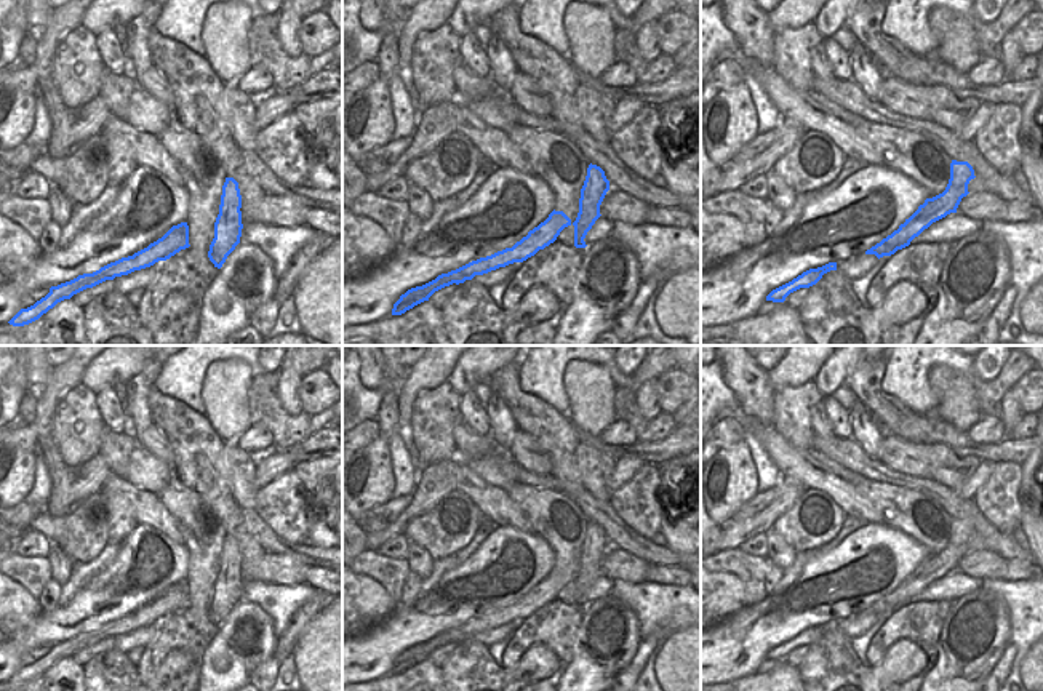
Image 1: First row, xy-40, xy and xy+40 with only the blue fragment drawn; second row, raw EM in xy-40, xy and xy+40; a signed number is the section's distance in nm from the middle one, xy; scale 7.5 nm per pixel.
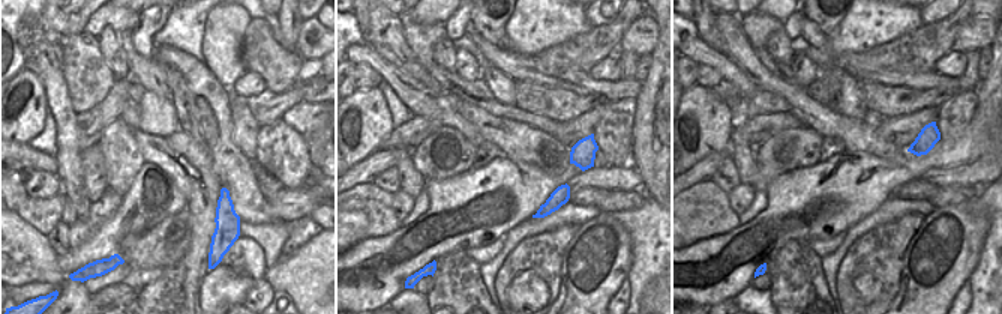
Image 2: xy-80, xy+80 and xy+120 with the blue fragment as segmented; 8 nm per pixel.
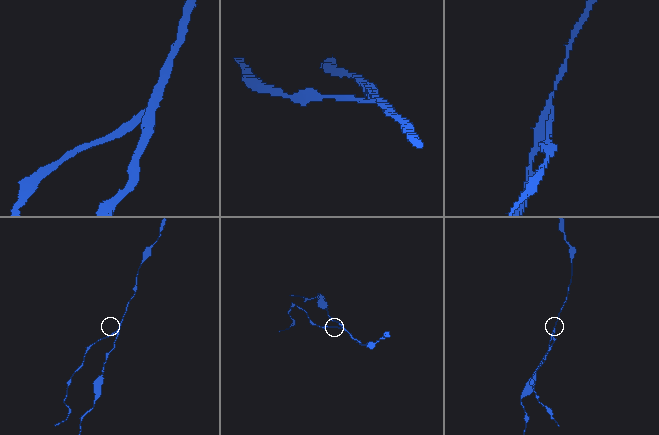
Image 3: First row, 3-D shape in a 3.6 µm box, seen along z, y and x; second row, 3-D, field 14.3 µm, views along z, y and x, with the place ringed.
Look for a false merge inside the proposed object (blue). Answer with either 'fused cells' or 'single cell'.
fused cells

